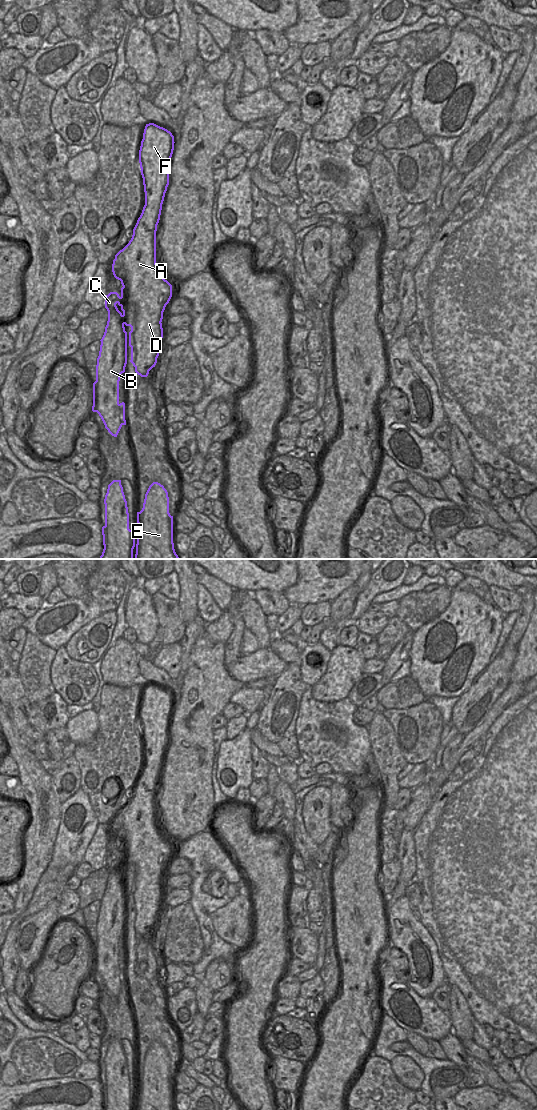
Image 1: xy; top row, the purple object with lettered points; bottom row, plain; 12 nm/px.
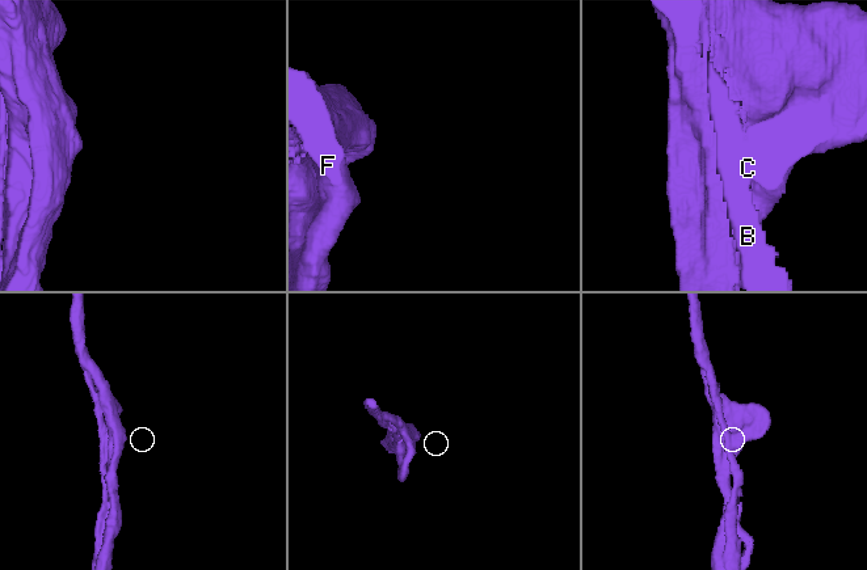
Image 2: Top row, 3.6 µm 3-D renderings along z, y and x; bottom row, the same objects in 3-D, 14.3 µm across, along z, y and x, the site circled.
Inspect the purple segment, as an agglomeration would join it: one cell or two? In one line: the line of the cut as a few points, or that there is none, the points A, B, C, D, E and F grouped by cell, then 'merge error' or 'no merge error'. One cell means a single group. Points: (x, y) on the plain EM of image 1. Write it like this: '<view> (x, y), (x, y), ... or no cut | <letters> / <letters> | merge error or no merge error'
no cut | A B C D E F | no merge error

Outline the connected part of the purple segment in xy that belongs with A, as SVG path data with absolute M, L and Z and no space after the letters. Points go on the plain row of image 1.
M154 683L146 684L143 699L139 710L139 723L143 738L145 765L142 773L133 789L133 795L129 803L120 810L113 820L112 832L116 839L121 841L121 854L110 852L105 857L105 868L108 871L108 881L102 897L99 916L96 925L96 941L93 943L92 971L101 977L108 992L117 997L121 987L126 985L125 963L119 962L120 935L125 932L127 924L127 906L131 907L130 922L135 927L136 934L147 937L149 931L155 927L161 911L163 898L162 879L166 865L172 857L172 845L163 838L156 824L156 791L160 780L162 764L169 745L169 728L174 710L174 696L167 689Z

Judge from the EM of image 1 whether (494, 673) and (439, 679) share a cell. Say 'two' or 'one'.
two

